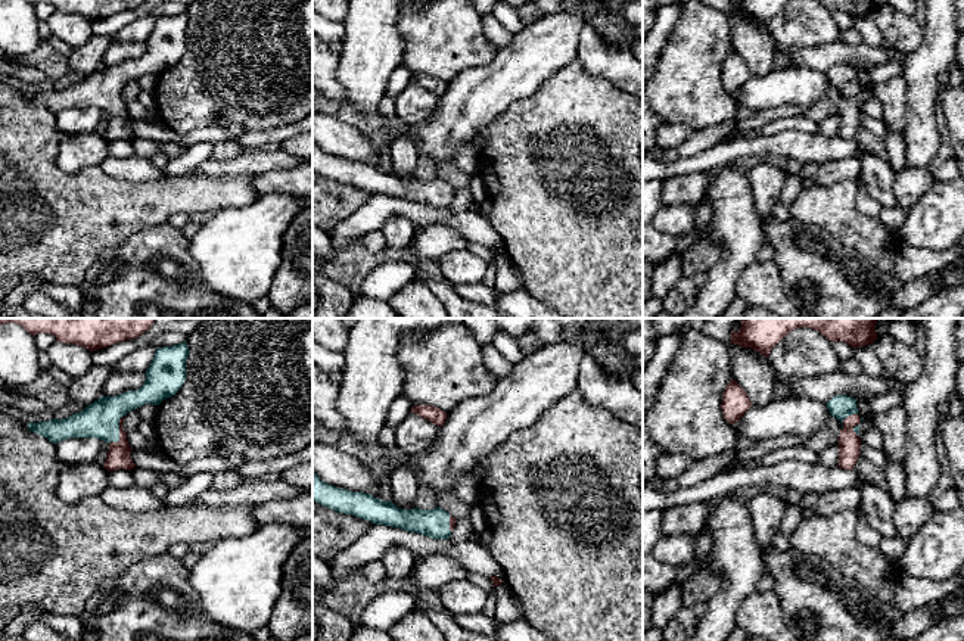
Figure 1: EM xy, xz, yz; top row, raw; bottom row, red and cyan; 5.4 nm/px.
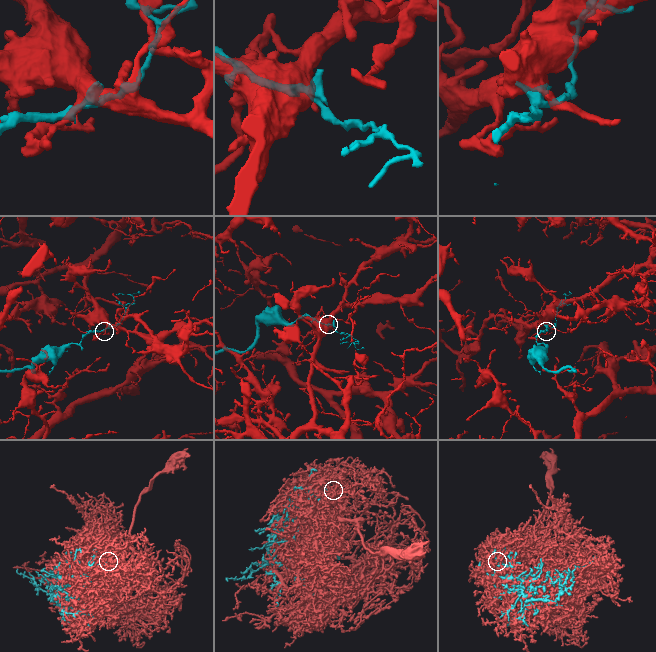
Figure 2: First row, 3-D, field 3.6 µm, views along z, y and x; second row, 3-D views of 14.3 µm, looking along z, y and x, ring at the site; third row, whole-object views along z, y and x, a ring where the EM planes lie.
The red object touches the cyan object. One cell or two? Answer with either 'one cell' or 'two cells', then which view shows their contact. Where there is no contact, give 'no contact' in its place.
two cells; meets red in xy

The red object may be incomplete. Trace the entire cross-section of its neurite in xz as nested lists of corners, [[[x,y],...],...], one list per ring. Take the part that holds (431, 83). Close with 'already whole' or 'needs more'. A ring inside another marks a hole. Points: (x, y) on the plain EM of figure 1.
[[[414,75],[411,77],[411,83],[435,93],[439,97],[442,97],[447,90],[447,83],[433,75]]]; already whole

